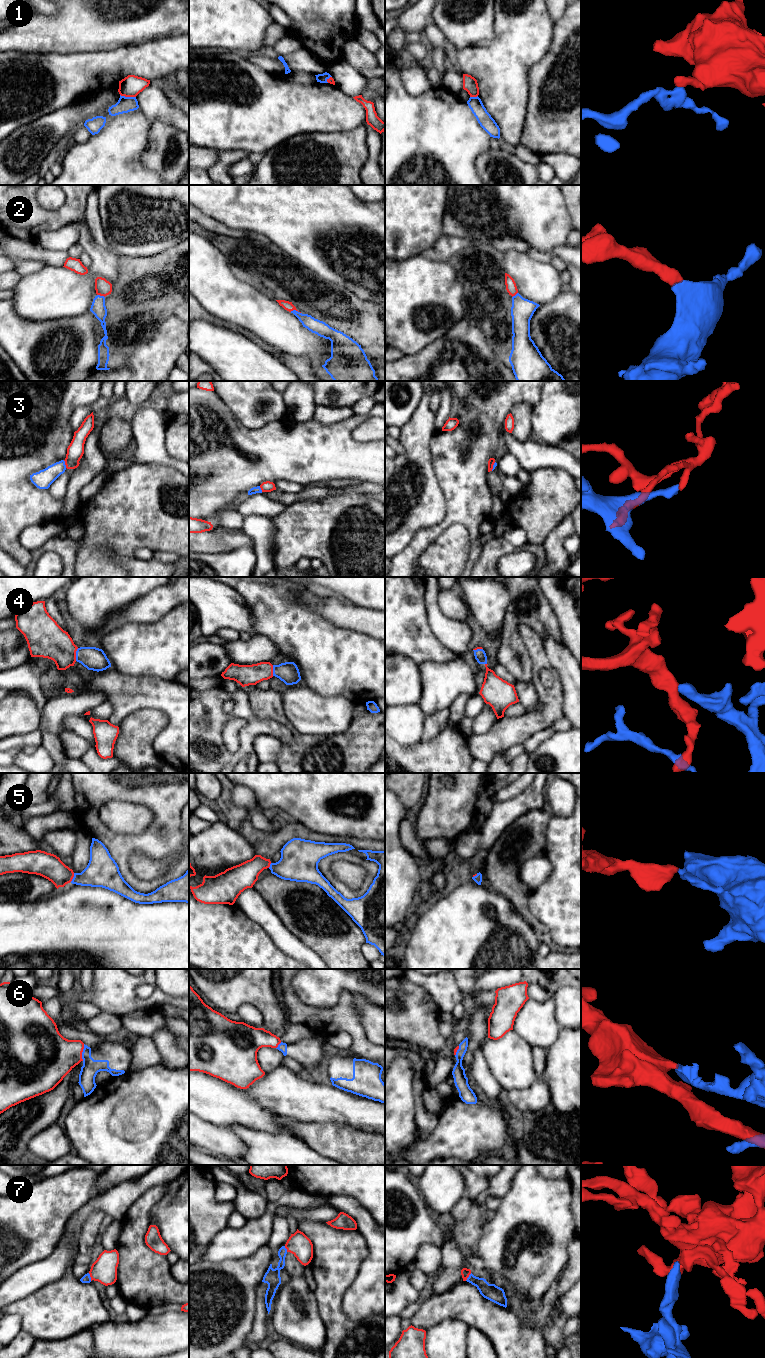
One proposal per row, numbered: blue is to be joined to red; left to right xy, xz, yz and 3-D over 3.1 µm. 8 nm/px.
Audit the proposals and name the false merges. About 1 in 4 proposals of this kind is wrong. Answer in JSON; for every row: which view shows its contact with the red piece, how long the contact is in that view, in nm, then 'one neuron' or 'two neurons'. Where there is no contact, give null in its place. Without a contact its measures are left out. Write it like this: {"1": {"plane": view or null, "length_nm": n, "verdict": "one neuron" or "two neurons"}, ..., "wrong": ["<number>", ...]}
{"1": {"plane": "xy", "length_nm": 130, "verdict": "two neurons"}, "2": {"plane": "xz", "length_nm": 90, "verdict": "one neuron"}, "3": {"plane": "xy", "length_nm": 70, "verdict": "two neurons"}, "4": {"plane": "xy", "length_nm": 110, "verdict": "one neuron"}, "5": {"plane": "xy", "length_nm": 80, "verdict": "one neuron"}, "6": {"plane": "xy", "length_nm": 140, "verdict": "one neuron"}, "7": {"plane": "xy", "length_nm": 70, "verdict": "one neuron"}, "wrong": ["1", "3"]}

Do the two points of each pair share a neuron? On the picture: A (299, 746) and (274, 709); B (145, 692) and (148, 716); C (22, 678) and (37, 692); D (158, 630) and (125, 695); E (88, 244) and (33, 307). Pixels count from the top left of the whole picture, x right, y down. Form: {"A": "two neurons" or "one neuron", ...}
{"A": "one neuron", "B": "two neurons", "C": "one neuron", "D": "two neurons", "E": "one neuron"}

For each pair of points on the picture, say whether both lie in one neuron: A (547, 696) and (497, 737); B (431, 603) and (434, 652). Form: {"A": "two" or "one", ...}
{"A": "one", "B": "two"}

